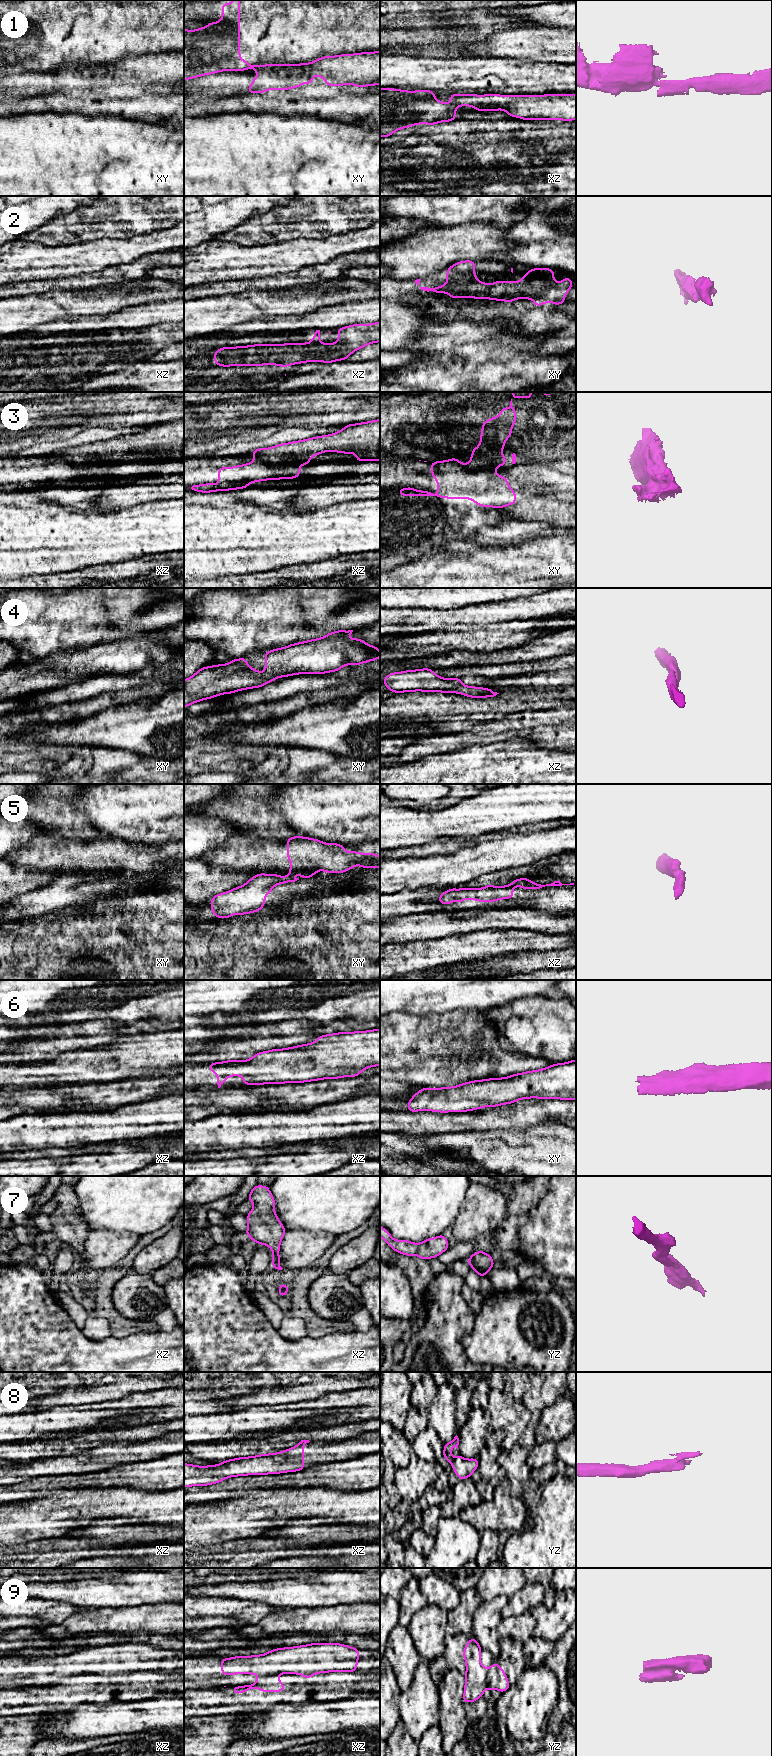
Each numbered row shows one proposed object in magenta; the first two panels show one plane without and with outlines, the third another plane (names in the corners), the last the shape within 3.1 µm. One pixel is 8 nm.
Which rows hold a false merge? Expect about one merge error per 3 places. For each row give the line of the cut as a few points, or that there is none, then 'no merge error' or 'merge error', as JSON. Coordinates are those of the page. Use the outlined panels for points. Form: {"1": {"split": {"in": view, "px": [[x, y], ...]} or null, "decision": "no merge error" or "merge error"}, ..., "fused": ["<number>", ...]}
{"1": {"split": {"in": "xz", "px": [[450, 102], [456, 105]]}, "decision": "merge error"}, "2": {"split": null, "decision": "no merge error"}, "3": {"split": {"in": "xz", "px": [[255, 460], [284, 465], [290, 458], [297, 458], [300, 464]]}, "decision": "merge error"}, "4": {"split": null, "decision": "no merge error"}, "5": {"split": {"in": "xy", "px": [[317, 869], [290, 871]]}, "decision": "merge error"}, "6": {"split": null, "decision": "no merge error"}, "7": {"split": null, "decision": "no merge error"}, "8": {"split": {"in": "yz", "px": [[454, 1459], [451, 1463]]}, "decision": "merge error"}, "9": {"split": {"in": "yz", "px": [[488, 1670], [486, 1687]]}, "decision": "merge error"}, "fused": ["1", "3", "5", "8", "9"]}

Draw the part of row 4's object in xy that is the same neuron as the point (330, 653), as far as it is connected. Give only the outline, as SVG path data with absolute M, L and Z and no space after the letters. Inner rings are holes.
M334 631L318 639L266 651L264 673L249 667L246 657L232 659L228 664L203 667L184 680L184 708L218 695L259 688L280 677L325 674L345 665L377 660L379 649L359 637L350 640L348 636L352 632Z

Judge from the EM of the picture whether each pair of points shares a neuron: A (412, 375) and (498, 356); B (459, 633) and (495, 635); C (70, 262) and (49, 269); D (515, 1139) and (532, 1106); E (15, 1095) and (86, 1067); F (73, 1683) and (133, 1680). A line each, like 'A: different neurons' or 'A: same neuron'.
A: same neuron
B: same neuron
C: same neuron
D: different neurons
E: different neurons
F: same neuron

